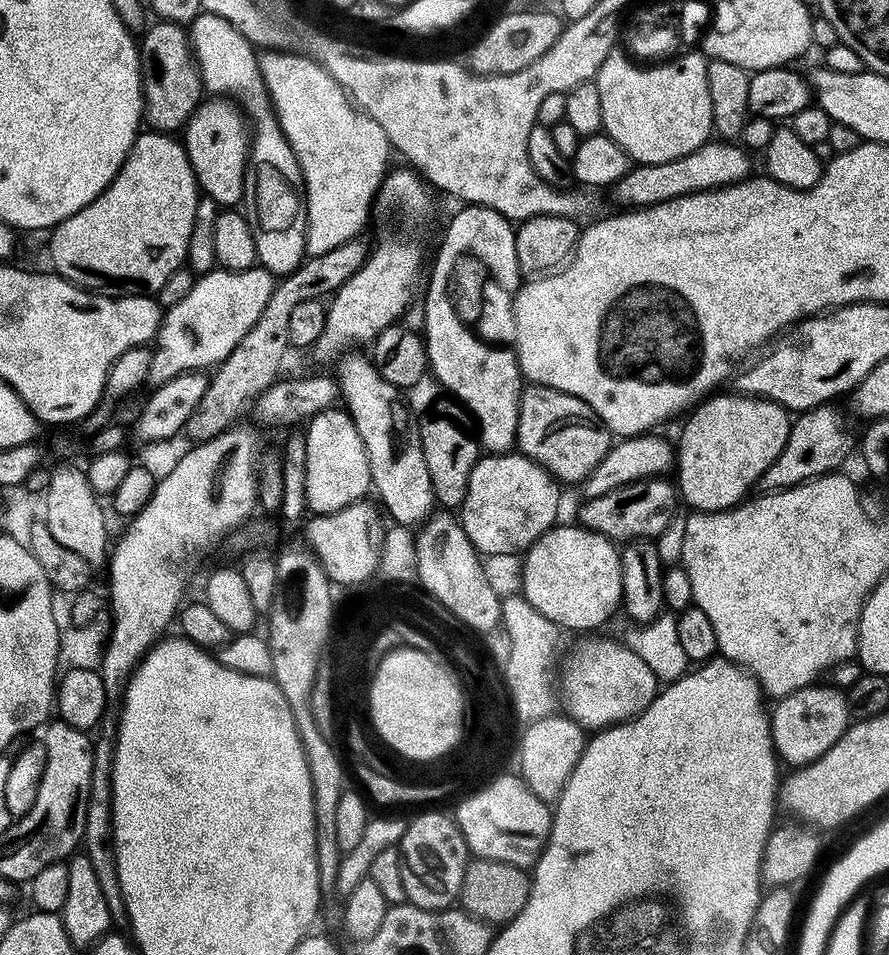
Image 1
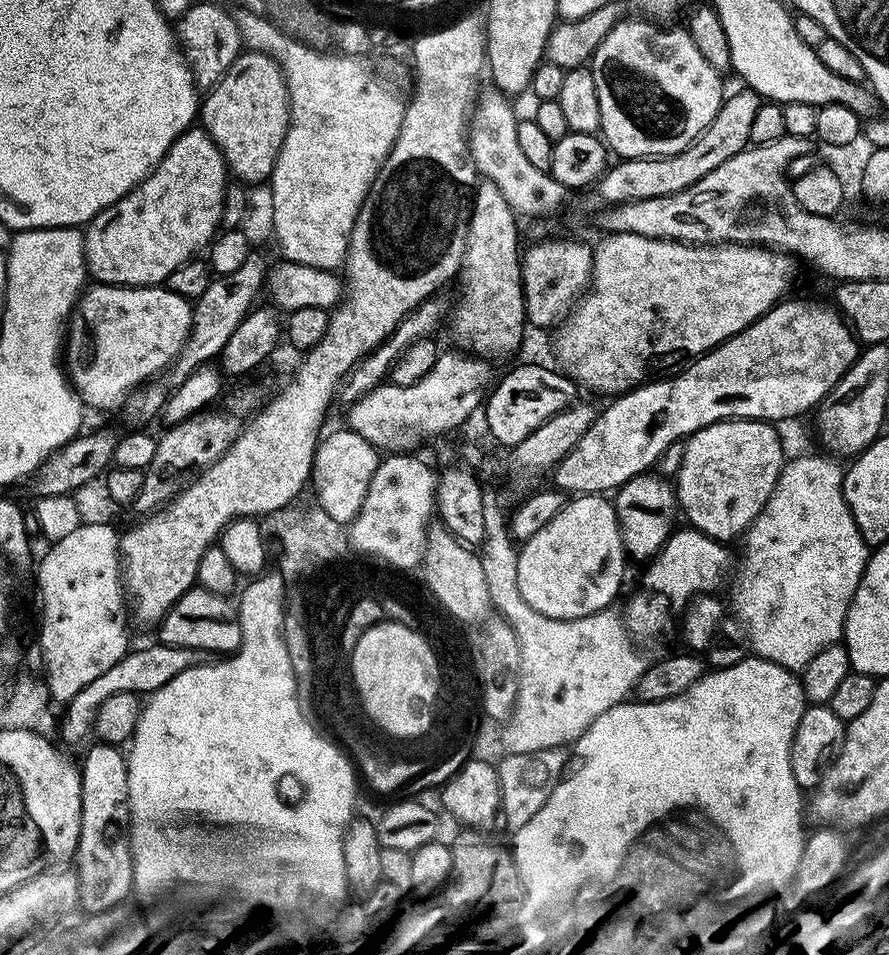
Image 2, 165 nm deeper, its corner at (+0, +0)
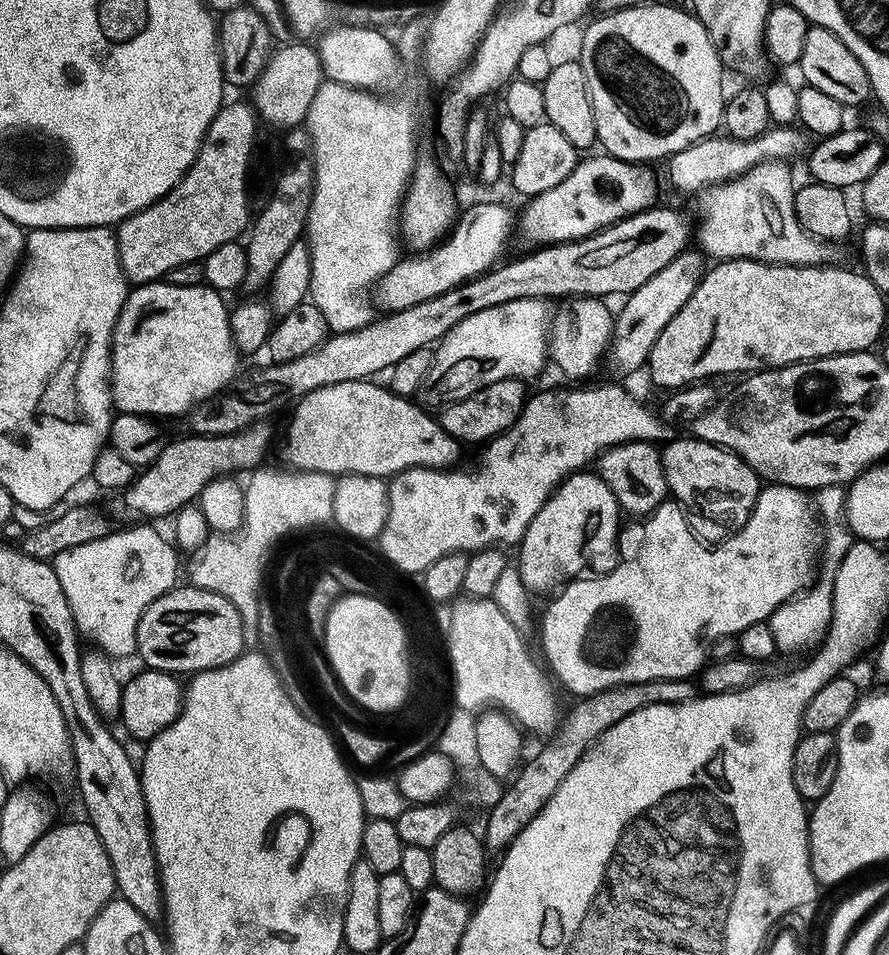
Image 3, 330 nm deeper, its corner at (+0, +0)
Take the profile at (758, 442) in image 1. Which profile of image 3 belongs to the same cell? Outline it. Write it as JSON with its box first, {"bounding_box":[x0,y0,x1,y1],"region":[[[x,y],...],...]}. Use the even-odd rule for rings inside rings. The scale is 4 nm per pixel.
{"bounding_box":[663,439,762,541],"region":[[[673,439],[663,449],[668,491],[690,513],[690,527],[701,541],[726,540],[750,518],[762,477],[739,453],[705,440],[687,439]]]}

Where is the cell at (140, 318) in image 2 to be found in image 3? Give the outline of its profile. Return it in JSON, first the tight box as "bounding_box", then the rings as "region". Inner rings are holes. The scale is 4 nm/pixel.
{"bounding_box":[112,282,238,418],"region":[[[153,282],[133,287],[124,300],[122,310],[118,314],[118,322],[112,331],[112,395],[114,404],[120,412],[133,412],[139,416],[165,418],[164,416],[180,416],[191,413],[209,402],[215,401],[237,379],[236,360],[238,353],[232,340],[229,322],[229,305],[224,305],[225,297],[215,288],[207,286],[174,286],[167,282]]]}

